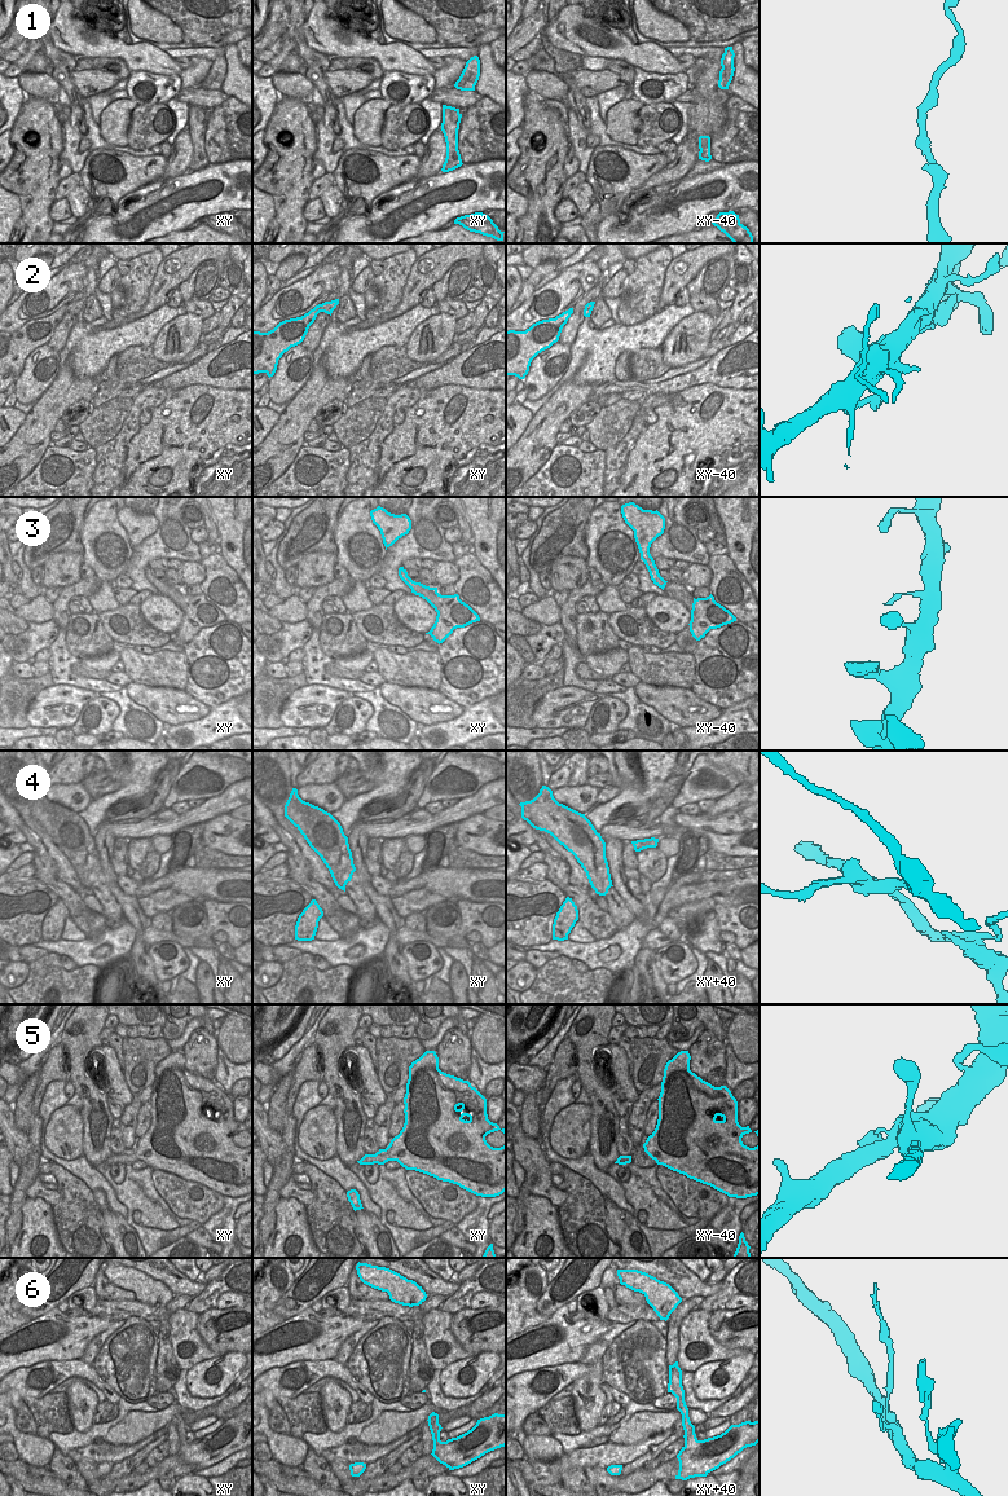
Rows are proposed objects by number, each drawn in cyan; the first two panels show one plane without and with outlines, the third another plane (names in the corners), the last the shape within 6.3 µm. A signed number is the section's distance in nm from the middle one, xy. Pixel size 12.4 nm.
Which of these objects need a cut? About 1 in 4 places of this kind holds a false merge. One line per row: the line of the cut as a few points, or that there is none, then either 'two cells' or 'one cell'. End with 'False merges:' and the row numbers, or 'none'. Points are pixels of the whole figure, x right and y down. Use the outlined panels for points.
1: no cut | one cell
2: no cut | one cell
3: no cut | one cell
4: xy+40 (604, 844), (594, 853), (594, 870), (599, 876) | two cells
5: no cut | one cell
6: no cut | one cell
False merges: 4

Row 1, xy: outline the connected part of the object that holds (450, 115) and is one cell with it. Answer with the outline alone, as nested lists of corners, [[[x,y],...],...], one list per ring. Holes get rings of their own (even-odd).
[[[443,105],[441,131],[446,142],[446,158],[441,168],[443,172],[453,171],[463,164],[458,150],[461,118],[462,114],[459,113],[459,109]]]

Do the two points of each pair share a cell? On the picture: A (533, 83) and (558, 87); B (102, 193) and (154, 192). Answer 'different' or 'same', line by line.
A: same
B: different

